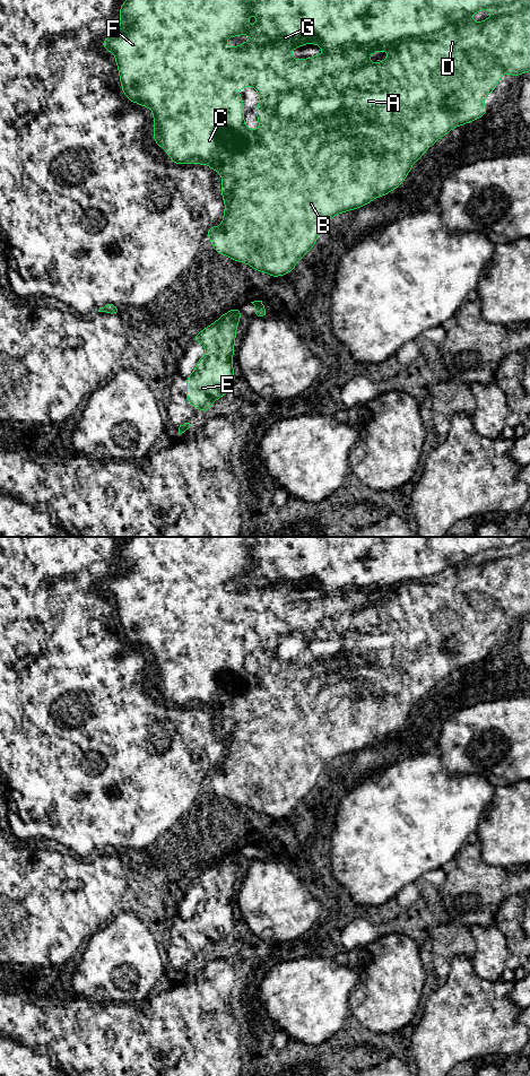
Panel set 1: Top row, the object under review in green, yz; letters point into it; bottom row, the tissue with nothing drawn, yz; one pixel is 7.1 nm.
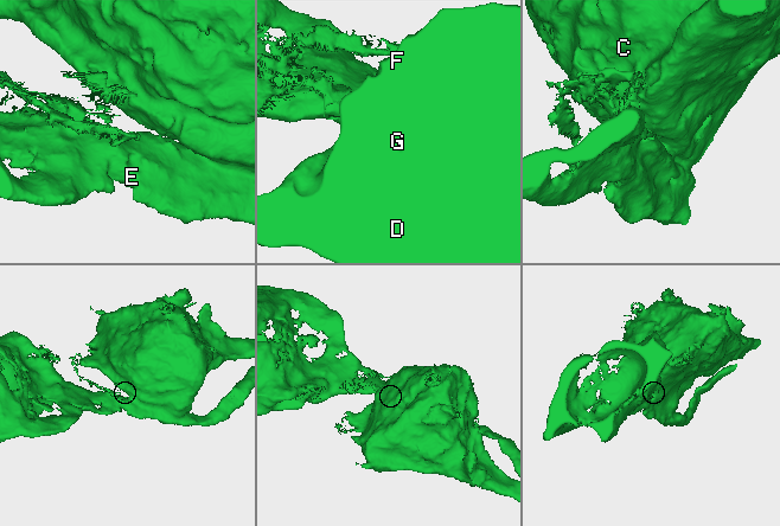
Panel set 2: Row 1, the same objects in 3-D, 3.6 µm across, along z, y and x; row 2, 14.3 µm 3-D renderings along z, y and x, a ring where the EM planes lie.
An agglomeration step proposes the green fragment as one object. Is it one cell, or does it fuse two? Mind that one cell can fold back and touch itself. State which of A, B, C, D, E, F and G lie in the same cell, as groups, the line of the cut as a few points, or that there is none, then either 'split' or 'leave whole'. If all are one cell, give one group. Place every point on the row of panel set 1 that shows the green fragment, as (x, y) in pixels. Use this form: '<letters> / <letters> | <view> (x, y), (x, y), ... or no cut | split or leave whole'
A B C D F G / E | yz (216, 230), (210, 237) | split

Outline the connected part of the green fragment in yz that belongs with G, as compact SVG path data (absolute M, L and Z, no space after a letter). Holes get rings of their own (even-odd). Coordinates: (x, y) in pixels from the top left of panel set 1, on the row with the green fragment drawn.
M127 0L120 6L121 25L115 34L106 37L102 45L105 51L111 51L115 55L115 61L119 68L120 81L122 90L129 101L149 107L154 113L154 140L155 142L165 149L173 160L172 164L207 164L215 172L219 172L223 177L221 196L225 202L226 209L224 211L223 224L212 233L210 241L216 252L227 255L231 259L240 262L244 262L253 267L258 272L264 271L271 277L278 277L289 274L297 264L299 259L310 252L314 243L319 237L319 233L323 225L331 219L334 215L353 210L363 207L374 200L377 197L385 196L390 191L400 186L406 176L408 175L412 164L420 158L424 153L434 144L437 139L449 133L454 127L466 124L484 116L488 109L483 104L483 99L490 92L493 92L498 84L504 72L510 72L513 77L518 77L520 73L530 71L530 0L253 0L250 5L246 0ZM490 9L494 15L483 23L475 23L469 18L479 10ZM253 14L259 17L255 25L247 28L249 15ZM246 33L252 38L247 43L241 43L237 47L227 47L226 38L231 36L241 36ZM304 44L319 44L325 54L318 54L311 59L297 59L290 58L290 51L299 47ZM386 51L389 57L386 60L377 63L370 63L368 58L373 52ZM250 84L260 95L260 103L257 109L257 116L260 123L260 128L257 131L247 129L244 124L244 106L242 96L236 93L238 88L245 88Z

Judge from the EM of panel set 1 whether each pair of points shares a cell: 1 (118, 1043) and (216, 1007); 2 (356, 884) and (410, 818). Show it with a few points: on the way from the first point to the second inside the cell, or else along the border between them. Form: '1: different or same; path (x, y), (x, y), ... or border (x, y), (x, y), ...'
1: same; path (142, 1043), (179, 1043), (191, 1031)
2: same; path (372, 868), (373, 856), (394, 834)

